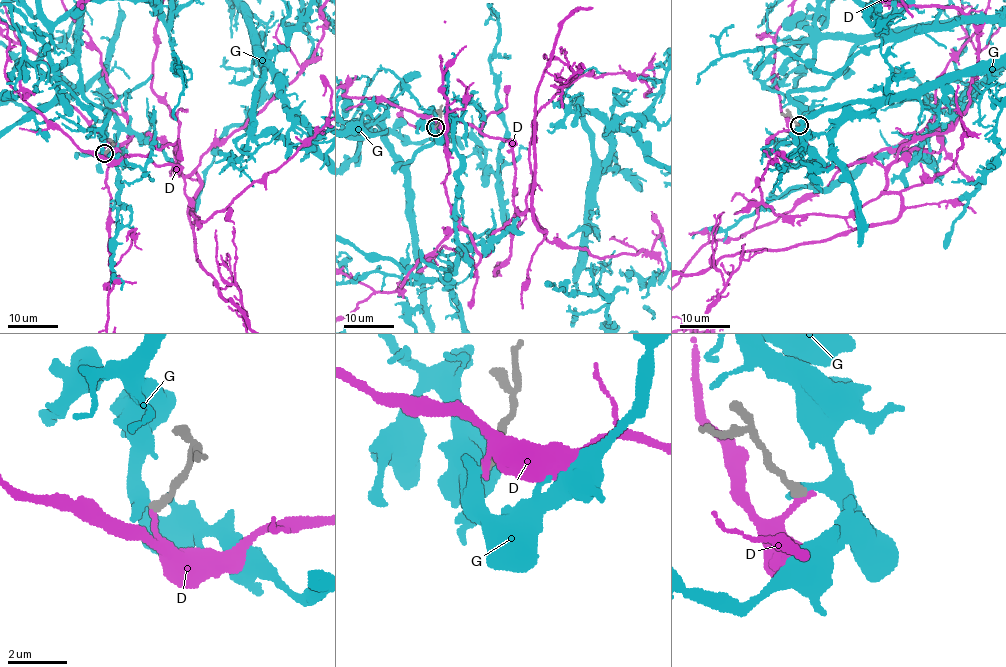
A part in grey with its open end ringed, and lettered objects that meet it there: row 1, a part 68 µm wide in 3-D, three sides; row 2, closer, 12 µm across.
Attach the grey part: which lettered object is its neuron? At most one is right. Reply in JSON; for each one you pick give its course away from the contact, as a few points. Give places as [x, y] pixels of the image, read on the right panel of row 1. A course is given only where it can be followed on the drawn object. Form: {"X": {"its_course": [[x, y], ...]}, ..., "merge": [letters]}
{"merge": []}

